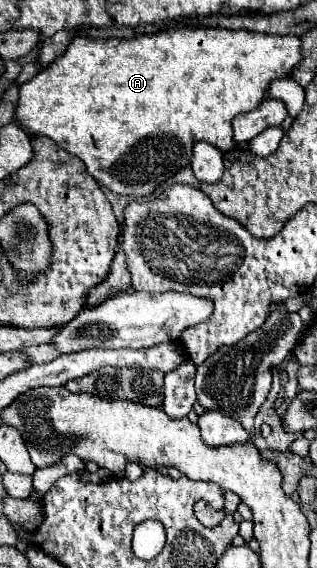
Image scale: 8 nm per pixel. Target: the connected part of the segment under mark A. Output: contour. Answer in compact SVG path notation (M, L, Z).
M198 27L198 29L180 29L180 31L162 31L156 35L140 35L132 41L94 41L86 37L76 37L70 41L64 55L60 55L56 61L48 65L48 69L42 69L34 79L26 81L20 87L20 101L16 107L16 121L28 135L46 135L56 145L60 145L70 155L76 155L84 161L86 171L108 191L116 195L128 195L128 197L148 197L152 195L158 185L168 181L172 175L176 175L180 169L184 169L190 163L192 157L192 145L194 141L206 141L216 145L220 151L230 151L236 147L230 131L230 121L242 113L250 111L260 105L260 101L266 99L266 89L272 79L286 77L296 63L300 63L300 39L296 35L266 35L266 33L254 33L254 31L232 31L224 27Z

